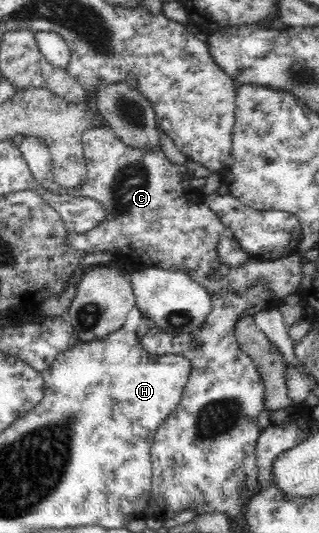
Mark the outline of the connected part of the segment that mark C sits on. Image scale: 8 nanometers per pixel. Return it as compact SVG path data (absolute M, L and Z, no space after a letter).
M100 125L99 127L88 128L83 132L81 141L83 142L83 153L85 154L85 165L87 168L86 180L79 187L64 188L56 184L53 178L53 160L49 146L40 138L24 137L19 144L22 158L26 161L33 177L44 187L52 192L60 194L68 193L78 197L86 197L97 200L106 213L106 220L100 222L98 227L86 234L77 234L70 231L68 233L68 247L74 249L76 253L84 255L96 252L111 252L114 256L113 264L116 267L129 266L135 271L138 267L144 268L146 265L156 268L170 269L174 272L183 272L190 276L190 279L198 282L210 295L228 291L230 293L247 293L255 283L266 283L272 290L271 308L282 303L282 298L290 294L302 292L301 274L302 261L300 254L292 255L272 260L252 259L247 263L240 264L236 268L231 268L226 276L213 276L217 266L220 264L218 257L219 240L224 236L231 236L229 231L222 225L222 221L215 212L205 203L205 199L200 189L192 188L190 181L193 179L192 173L188 172L185 165L170 163L164 156L160 148L158 150L141 150L128 144L124 144L114 133L113 129Z

